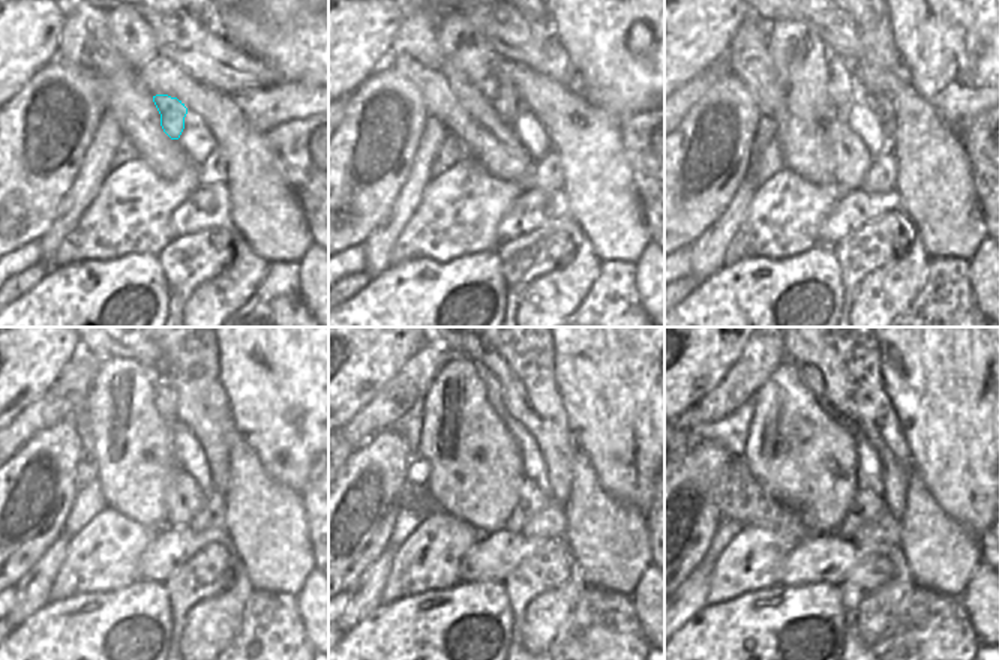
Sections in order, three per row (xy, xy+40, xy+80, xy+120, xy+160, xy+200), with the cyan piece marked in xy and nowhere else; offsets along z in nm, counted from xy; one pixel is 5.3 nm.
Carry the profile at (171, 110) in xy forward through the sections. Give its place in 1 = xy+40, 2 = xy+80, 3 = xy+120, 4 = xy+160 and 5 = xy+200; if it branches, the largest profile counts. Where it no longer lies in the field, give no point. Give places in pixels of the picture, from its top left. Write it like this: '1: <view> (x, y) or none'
1: xy+40 (501, 93)
2: xy+80 (842, 90)
3: xy+120 (165, 399)
4: xy+160 (492, 384)
5: xy+200 (809, 374)

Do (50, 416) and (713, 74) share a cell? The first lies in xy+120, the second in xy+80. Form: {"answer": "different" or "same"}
{"answer": "same"}

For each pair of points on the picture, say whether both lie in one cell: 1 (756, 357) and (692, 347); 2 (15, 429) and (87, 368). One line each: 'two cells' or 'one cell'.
1: two cells
2: one cell

